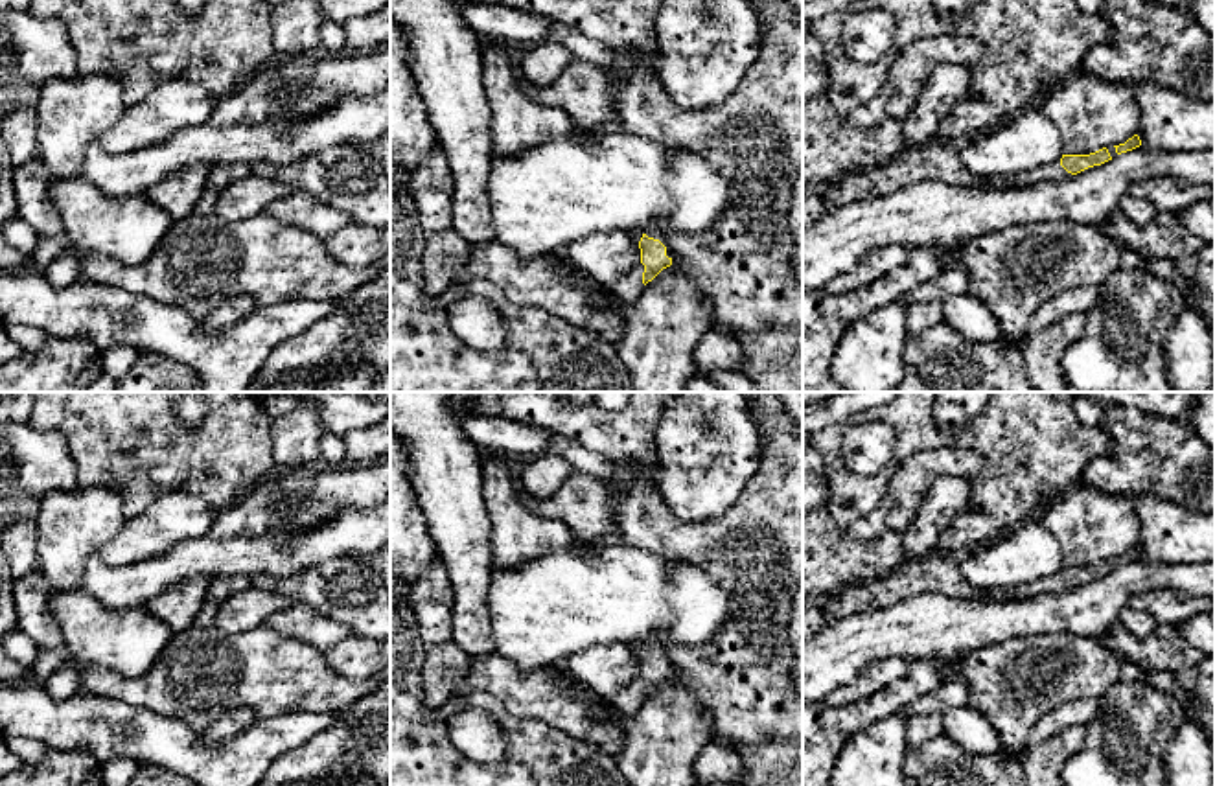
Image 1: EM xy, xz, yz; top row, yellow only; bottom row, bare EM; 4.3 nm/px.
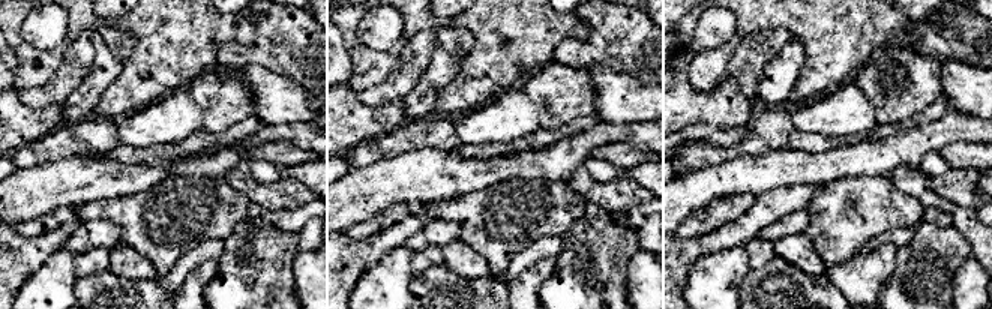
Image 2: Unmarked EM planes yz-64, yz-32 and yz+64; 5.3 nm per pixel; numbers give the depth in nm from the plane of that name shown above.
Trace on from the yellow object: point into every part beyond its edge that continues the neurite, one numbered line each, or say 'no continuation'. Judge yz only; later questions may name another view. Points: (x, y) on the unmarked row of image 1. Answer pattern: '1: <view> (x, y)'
1: yz (1053, 584)

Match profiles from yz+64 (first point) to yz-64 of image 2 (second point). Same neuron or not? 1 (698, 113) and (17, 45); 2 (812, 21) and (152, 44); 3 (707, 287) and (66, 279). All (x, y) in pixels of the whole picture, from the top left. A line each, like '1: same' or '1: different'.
1: different
2: same
3: same

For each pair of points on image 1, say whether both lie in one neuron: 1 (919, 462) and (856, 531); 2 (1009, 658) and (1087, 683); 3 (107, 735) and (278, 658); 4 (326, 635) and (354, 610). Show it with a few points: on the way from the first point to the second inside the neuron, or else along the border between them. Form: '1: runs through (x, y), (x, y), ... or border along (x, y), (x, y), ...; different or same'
1: runs through (912, 481), (875, 520); same
2: runs through (1028, 670), (1068, 670); same
3: border along (116, 700), (177, 718), (196, 731); different
4: border along (302, 602), (334, 617), (352, 632); different

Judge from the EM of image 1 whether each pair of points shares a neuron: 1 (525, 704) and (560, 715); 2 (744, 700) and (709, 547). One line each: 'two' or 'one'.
1: one
2: one

